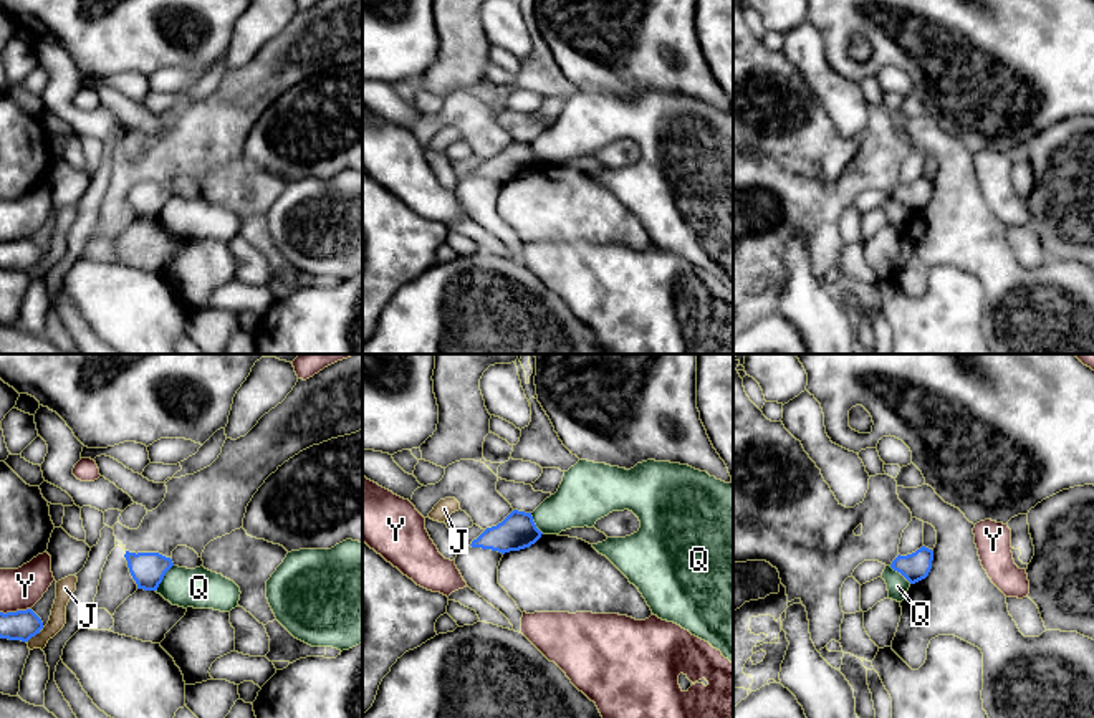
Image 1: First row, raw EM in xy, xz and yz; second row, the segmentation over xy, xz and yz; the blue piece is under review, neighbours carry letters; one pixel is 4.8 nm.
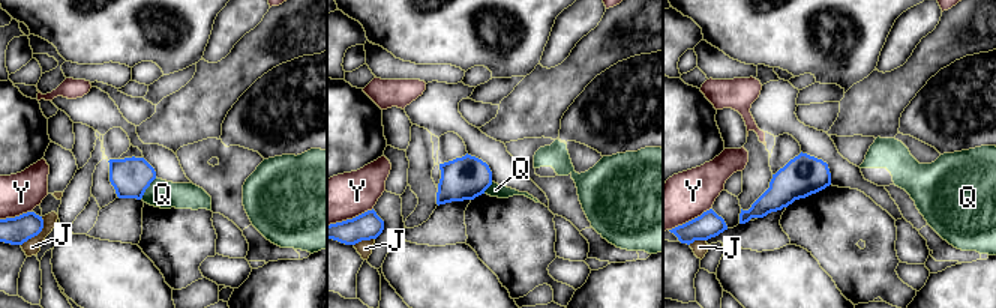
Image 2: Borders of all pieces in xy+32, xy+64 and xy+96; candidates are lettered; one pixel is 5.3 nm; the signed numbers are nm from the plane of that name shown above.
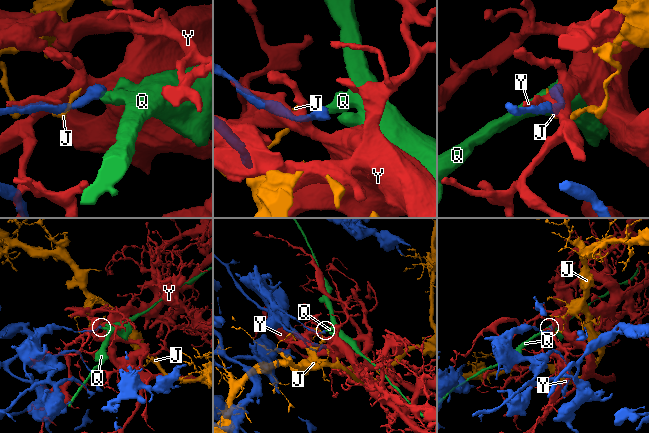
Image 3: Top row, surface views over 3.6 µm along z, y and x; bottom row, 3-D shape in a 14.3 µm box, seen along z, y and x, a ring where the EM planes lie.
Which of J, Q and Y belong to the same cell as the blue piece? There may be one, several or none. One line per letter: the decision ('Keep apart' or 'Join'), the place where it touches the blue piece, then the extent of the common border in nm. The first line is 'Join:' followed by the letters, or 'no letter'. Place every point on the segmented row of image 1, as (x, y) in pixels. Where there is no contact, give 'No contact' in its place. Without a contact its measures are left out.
Join: no letter
J: Keep apart. Touches blue at xy (33, 636). Shared border 90 nm
Q: Keep apart. Touches blue at xy (163, 578). Shared border 160 nm
Y: Keep apart. Touches blue at xy (17, 611). Shared border 150 nm

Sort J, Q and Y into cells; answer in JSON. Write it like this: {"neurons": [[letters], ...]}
{"neurons": [["J"], ["Q"], ["Y"]]}

